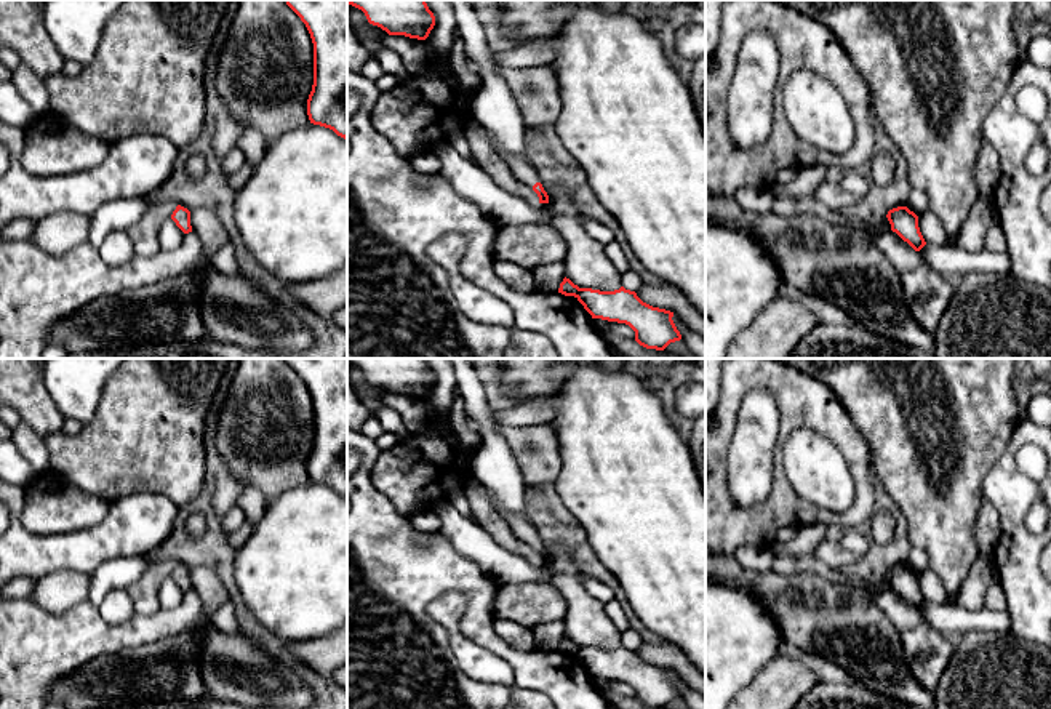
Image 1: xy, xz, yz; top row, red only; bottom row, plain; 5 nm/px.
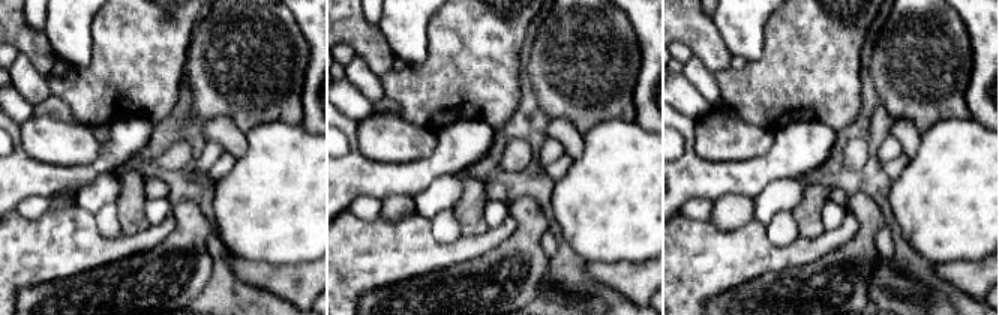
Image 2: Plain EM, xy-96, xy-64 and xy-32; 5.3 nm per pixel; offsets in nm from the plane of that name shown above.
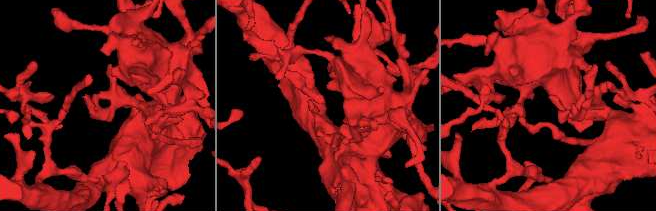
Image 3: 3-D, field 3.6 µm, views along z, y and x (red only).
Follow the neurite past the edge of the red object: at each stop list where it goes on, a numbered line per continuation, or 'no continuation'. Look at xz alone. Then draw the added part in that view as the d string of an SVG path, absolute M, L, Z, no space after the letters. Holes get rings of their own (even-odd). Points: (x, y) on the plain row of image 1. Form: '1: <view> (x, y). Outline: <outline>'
1: xz (522, 527). Outline: M486 491L486 495L490 496L493 506L496 507L496 511L507 520L510 530L515 533L515 536L533 547L533 544L536 541L539 541L539 533L537 530L533 527L533 523L528 520L528 517L522 517L522 515L515 515L510 512L506 512L494 499L494 496L491 493Z

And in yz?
no continuation

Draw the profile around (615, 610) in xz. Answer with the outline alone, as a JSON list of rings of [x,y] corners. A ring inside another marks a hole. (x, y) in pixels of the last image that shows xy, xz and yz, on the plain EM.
[[[614,599],[609,603],[606,603],[606,615],[611,619],[611,623],[621,631],[625,632],[629,631],[629,621],[627,615],[622,608],[622,605]]]

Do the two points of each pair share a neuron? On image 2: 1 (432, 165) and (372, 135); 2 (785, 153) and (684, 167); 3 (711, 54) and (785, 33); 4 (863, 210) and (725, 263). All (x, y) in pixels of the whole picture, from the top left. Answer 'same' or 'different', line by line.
1: different
2: same
3: different
4: different

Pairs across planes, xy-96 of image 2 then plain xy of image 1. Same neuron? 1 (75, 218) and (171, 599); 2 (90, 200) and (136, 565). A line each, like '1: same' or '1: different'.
1: different
2: same

